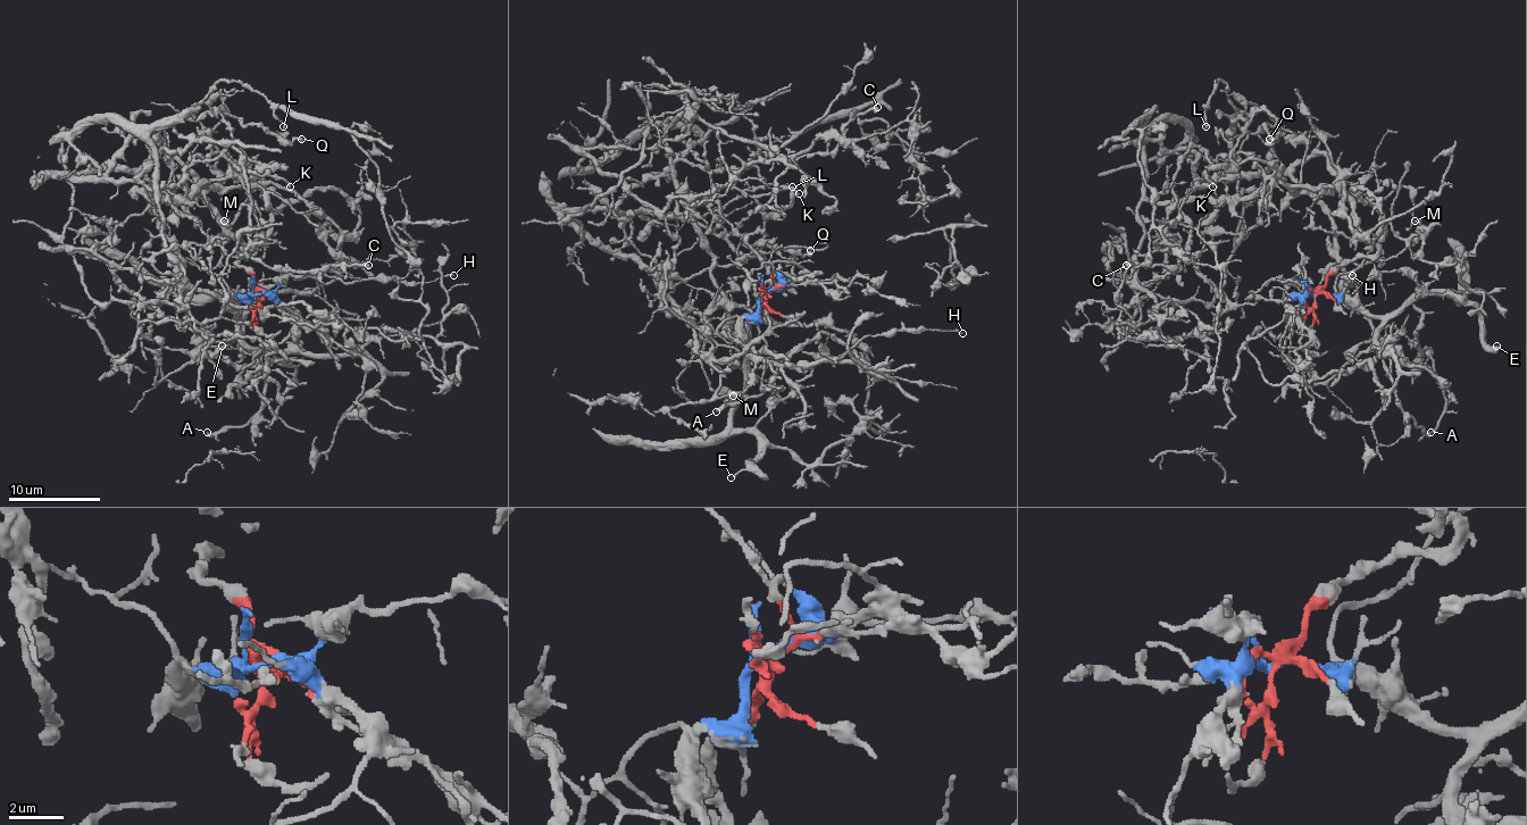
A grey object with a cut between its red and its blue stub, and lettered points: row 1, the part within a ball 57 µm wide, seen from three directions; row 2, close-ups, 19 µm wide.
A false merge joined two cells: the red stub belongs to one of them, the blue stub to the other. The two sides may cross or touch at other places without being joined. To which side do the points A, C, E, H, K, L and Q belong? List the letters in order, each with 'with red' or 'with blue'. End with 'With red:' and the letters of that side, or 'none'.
A: with blue
C: with red
E: with blue
H: with blue
K: with red
L: with red
Q: with red
With red: C, K, L, Q

